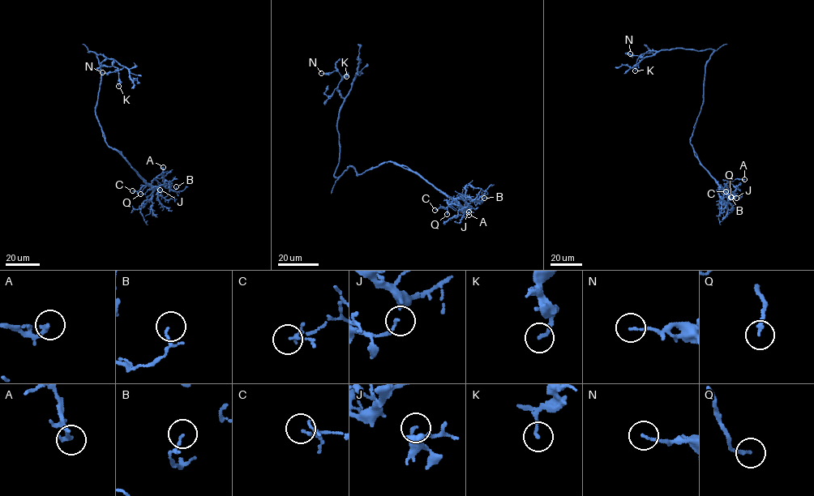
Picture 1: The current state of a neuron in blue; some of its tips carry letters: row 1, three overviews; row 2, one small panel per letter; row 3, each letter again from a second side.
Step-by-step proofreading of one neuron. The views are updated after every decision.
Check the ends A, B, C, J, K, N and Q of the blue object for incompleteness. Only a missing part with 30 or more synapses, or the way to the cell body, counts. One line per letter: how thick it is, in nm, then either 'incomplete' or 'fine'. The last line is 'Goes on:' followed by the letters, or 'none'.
A: calibre 170 nm; fine
B: calibre 70 nm; fine
C: calibre 90 nm; fine
J: calibre 130 nm; fine
K: calibre 140 nm; fine
N: calibre 110 nm; fine
Q: calibre 160 nm; fine
Goes on: none

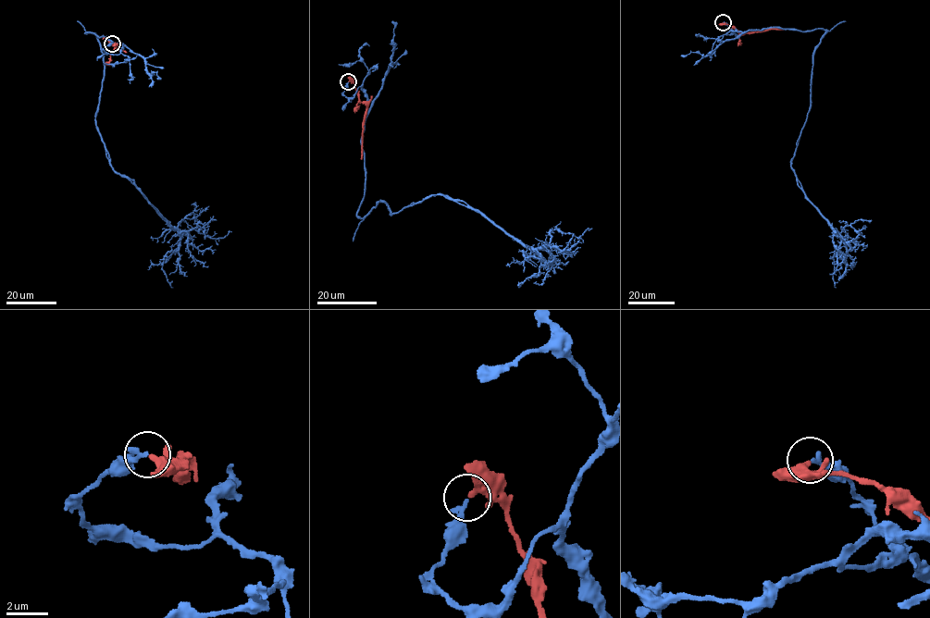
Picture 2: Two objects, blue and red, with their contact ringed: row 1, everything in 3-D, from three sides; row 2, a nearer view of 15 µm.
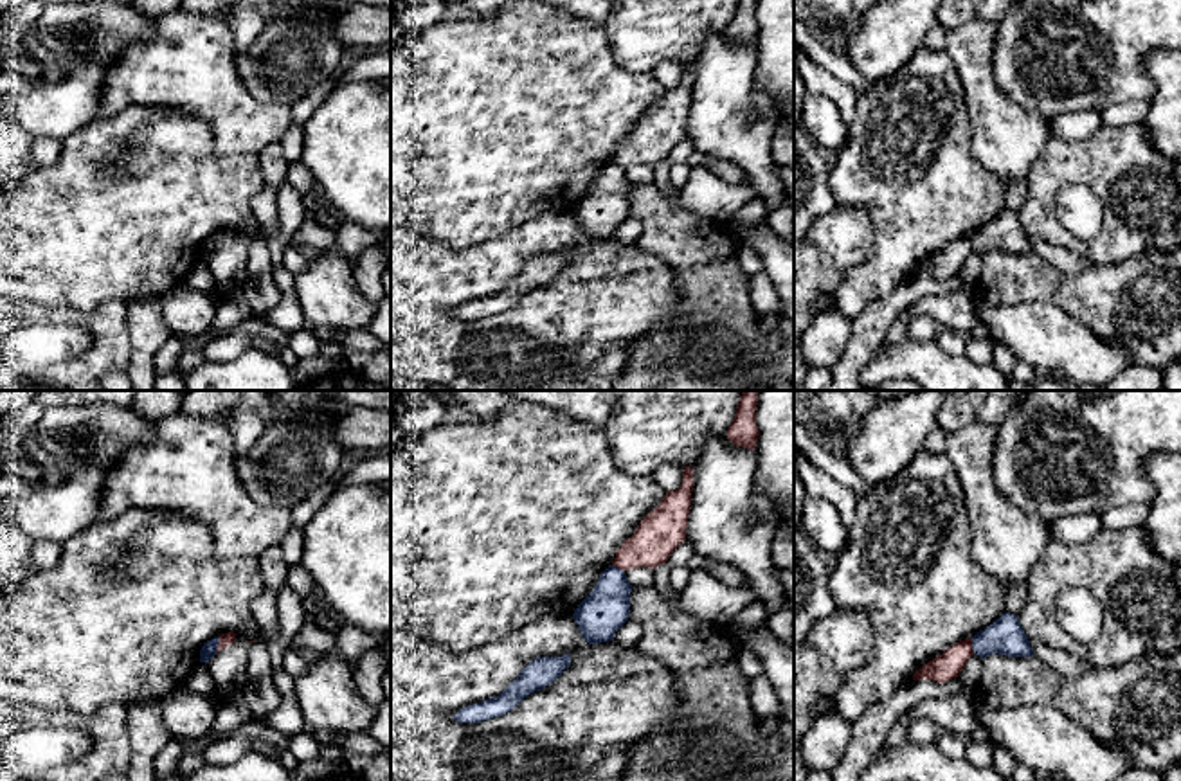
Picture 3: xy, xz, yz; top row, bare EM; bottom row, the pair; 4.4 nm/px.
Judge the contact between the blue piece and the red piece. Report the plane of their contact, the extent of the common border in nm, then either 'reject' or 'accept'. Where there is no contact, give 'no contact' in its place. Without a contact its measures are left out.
xy | 80 nm | reject

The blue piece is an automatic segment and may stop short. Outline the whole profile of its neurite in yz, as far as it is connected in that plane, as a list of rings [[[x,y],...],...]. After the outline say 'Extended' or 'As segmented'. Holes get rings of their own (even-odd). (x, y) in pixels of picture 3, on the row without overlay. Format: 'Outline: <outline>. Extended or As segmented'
Outline: [[[1005,209],[990,223],[972,234],[972,247],[981,256],[999,250],[1006,254],[1033,254],[1028,232],[1017,212]]]. As segmented

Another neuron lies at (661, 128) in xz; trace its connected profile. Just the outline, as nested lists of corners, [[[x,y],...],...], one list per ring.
[[[684,63],[681,85],[668,88],[661,101],[639,119],[636,130],[618,146],[612,162],[630,167],[666,160],[686,137],[691,88],[693,63]]]

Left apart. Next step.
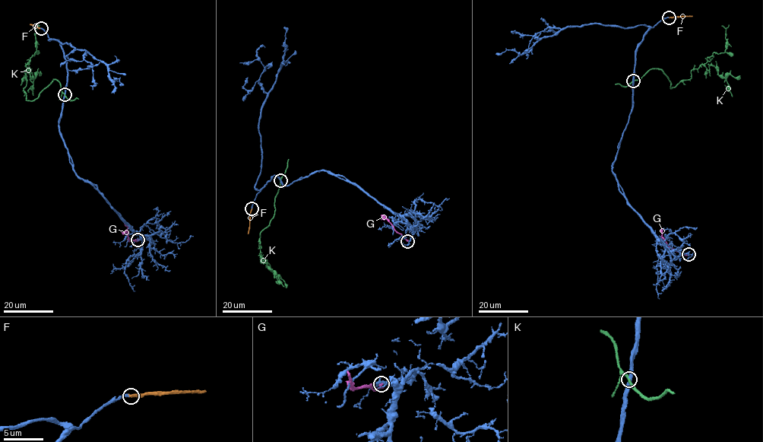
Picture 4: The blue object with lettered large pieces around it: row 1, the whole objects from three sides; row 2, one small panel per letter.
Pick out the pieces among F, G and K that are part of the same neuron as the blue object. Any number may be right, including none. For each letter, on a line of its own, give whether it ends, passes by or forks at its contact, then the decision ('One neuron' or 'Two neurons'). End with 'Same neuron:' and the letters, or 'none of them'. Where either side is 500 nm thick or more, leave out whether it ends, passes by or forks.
F: It ends there. One neuron
G: It ends there. Two neurons
K: It passes by. Two neurons
Same neuron: F

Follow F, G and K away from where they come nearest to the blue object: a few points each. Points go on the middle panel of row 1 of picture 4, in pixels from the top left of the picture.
F: (252, 208), (248, 233)
G: (407, 241), (385, 216), (381, 215)
K: (280, 179), (274, 214), (260, 234), (258, 246), (261, 258), (271, 269), (265, 265), (267, 259)

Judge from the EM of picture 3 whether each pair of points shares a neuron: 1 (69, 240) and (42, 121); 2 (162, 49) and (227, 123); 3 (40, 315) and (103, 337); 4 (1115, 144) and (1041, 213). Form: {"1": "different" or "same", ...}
{"1": "different", "2": "same", "3": "same", "4": "same"}

